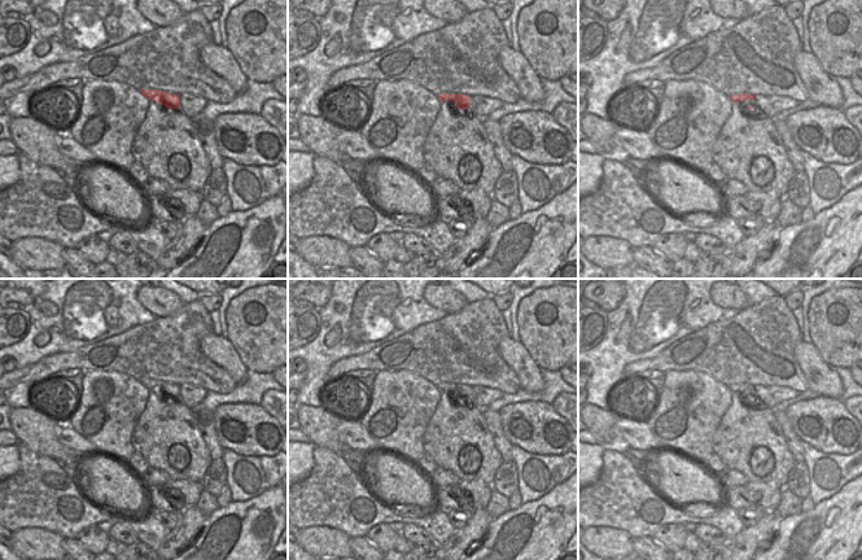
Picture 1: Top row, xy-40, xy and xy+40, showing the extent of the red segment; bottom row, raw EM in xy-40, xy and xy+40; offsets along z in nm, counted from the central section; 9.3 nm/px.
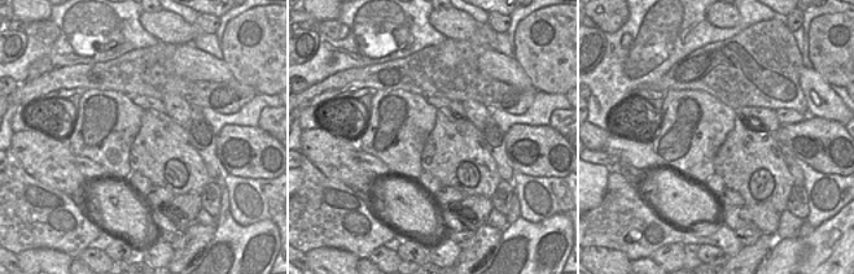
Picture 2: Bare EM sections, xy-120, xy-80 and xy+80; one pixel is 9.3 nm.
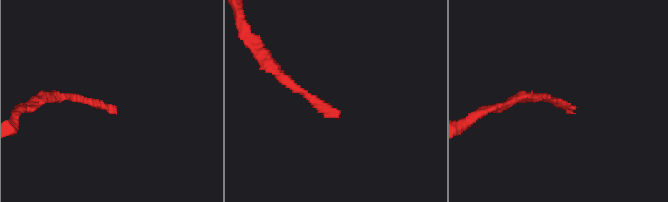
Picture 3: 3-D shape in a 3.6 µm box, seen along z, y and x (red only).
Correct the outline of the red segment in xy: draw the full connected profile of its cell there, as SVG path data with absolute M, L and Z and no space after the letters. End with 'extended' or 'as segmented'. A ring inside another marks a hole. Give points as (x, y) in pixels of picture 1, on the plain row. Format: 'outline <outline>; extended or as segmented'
outline M441 384L438 388L441 391L448 391L450 397L455 395L458 399L469 399L471 402L476 401L473 386L461 384Z; extended

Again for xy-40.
outline M139 380L139 381L149 390L159 391L167 399L180 399L180 389L179 389L180 385L169 384L166 381L158 381L158 380Z; as segmented

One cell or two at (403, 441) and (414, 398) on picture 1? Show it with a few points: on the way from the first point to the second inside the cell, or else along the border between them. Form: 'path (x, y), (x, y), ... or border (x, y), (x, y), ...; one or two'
path (403, 431), (405, 408); one

